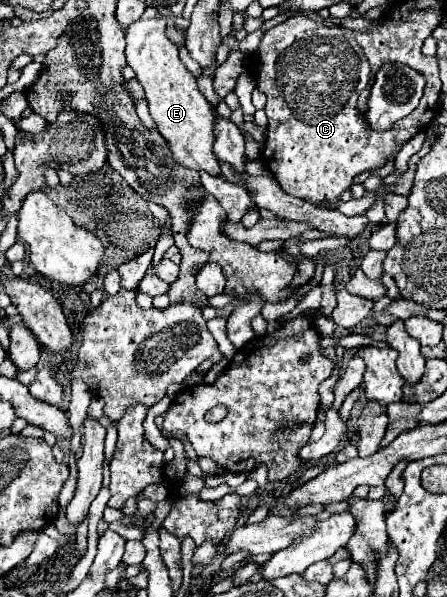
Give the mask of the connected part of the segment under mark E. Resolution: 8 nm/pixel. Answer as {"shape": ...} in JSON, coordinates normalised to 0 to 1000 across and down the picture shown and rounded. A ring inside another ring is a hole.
{"shape":[[[367,28],[309,32],[282,45],[282,106],[300,116],[304,132],[327,152],[336,193],[362,229],[376,236],[394,273],[488,293],[488,266],[474,256],[474,179],[452,156],[443,156],[434,126],[412,112],[398,95],[398,79],[376,65]]]}

